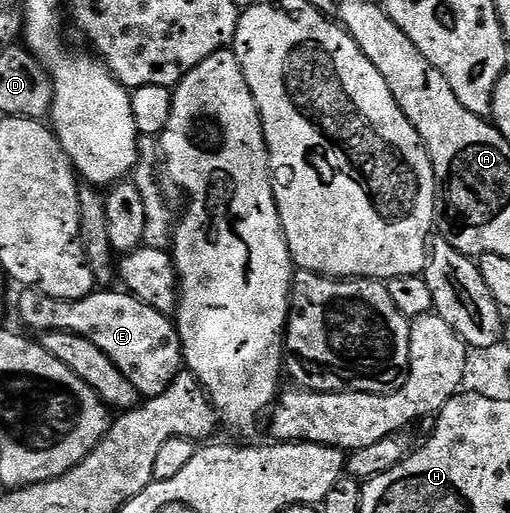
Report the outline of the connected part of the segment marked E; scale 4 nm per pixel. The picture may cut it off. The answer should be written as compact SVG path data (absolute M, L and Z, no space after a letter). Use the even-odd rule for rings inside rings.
M23 289L19 295L19 315L25 326L38 333L71 331L93 341L93 345L133 381L140 396L152 399L165 393L184 366L178 326L126 291L107 290L111 289L96 289L83 299L54 299L34 289Z

